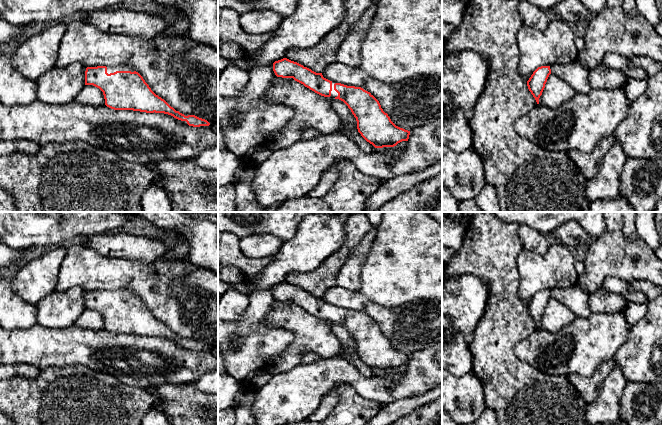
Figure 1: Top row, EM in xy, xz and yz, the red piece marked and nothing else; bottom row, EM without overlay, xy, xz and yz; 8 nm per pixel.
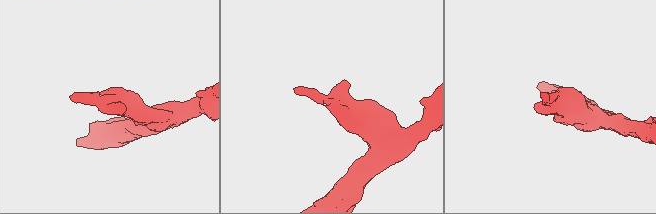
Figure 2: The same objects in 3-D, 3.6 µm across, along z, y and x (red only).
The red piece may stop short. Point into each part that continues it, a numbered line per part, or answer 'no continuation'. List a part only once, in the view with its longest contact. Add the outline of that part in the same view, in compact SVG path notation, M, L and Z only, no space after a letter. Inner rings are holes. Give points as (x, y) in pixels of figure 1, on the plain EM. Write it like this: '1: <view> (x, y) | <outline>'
1: xy (125, 291) | M123 289L123 290L114 290L114 291L107 291L107 297L114 297L116 295L131 295L134 296L135 293L129 289Z

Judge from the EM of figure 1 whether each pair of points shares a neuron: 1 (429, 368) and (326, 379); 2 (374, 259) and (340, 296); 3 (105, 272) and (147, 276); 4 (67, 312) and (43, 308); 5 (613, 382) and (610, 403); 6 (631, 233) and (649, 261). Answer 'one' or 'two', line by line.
1: one
2: two
3: one
4: one
5: one
6: two

